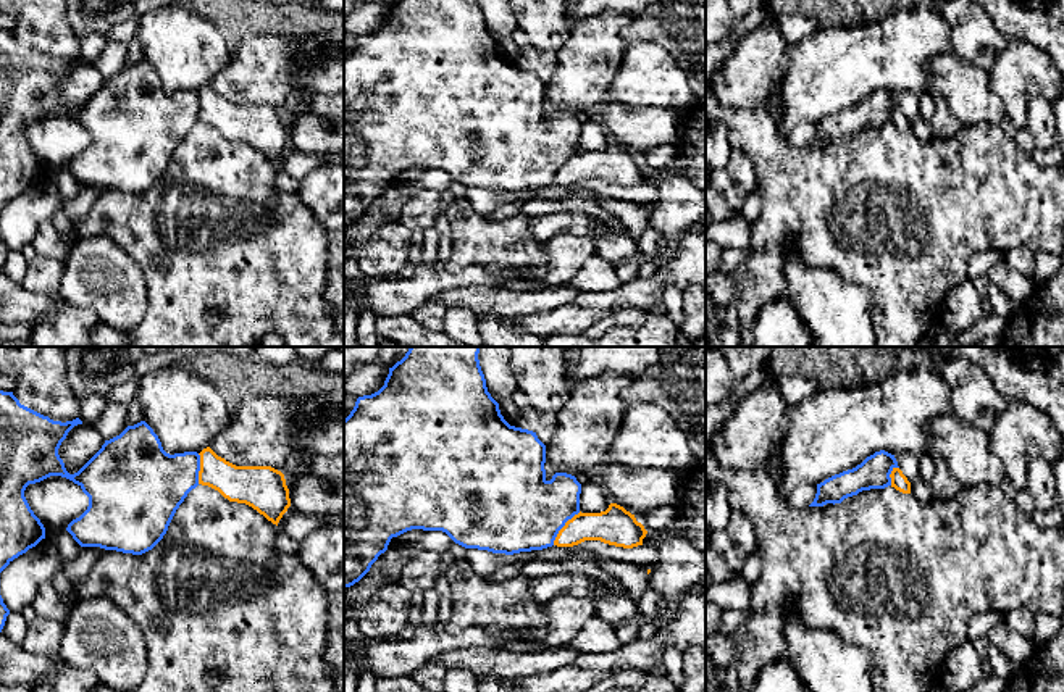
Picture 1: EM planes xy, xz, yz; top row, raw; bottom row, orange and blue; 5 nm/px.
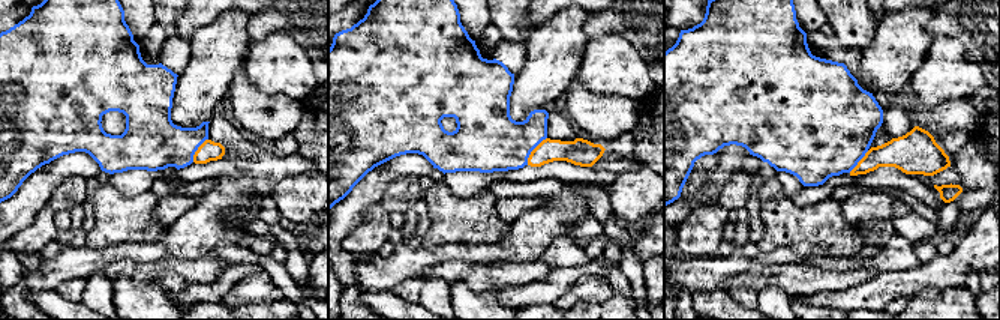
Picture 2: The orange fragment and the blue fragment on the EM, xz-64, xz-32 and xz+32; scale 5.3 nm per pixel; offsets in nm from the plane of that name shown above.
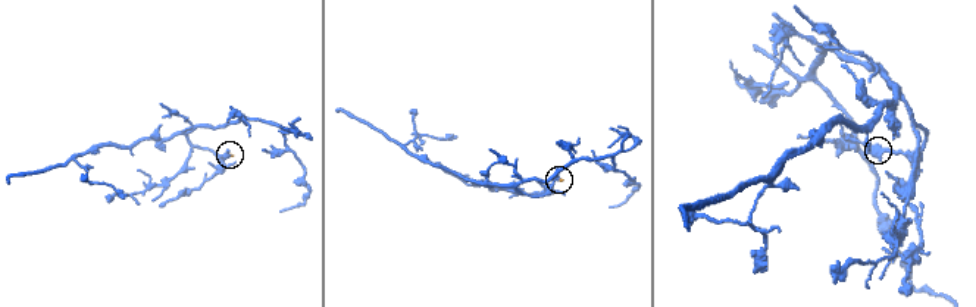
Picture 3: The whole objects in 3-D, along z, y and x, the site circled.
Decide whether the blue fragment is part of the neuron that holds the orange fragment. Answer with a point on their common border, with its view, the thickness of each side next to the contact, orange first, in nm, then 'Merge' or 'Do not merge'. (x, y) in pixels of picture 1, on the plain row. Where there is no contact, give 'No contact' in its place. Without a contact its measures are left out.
Touches orange at xz (564, 165). Thickness 190 nm (orange) against 420 nm. Do not merge

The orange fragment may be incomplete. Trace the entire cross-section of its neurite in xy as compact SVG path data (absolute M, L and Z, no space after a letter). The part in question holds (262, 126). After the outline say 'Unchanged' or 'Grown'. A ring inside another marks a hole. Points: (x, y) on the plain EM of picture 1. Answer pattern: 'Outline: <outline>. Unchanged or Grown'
Outline: M210 85L200 92L199 123L218 129L229 140L245 142L278 165L291 145L284 113L271 105L236 105Z. Unchanged

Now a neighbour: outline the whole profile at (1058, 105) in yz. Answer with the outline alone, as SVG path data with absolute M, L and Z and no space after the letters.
M1059 77L1058 85L1059 85L1059 95L1054 102L1051 102L1051 105L1053 105L1054 119L1058 124L1058 144L1064 155L1064 79Z

